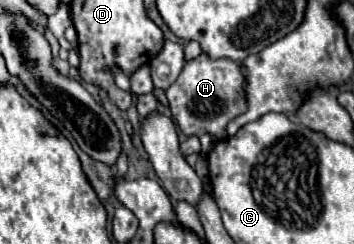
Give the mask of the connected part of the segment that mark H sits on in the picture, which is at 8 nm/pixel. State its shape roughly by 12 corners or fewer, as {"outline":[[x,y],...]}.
{"outline":[[205,52],[169,86],[187,136],[227,136],[247,110],[245,70]]}

